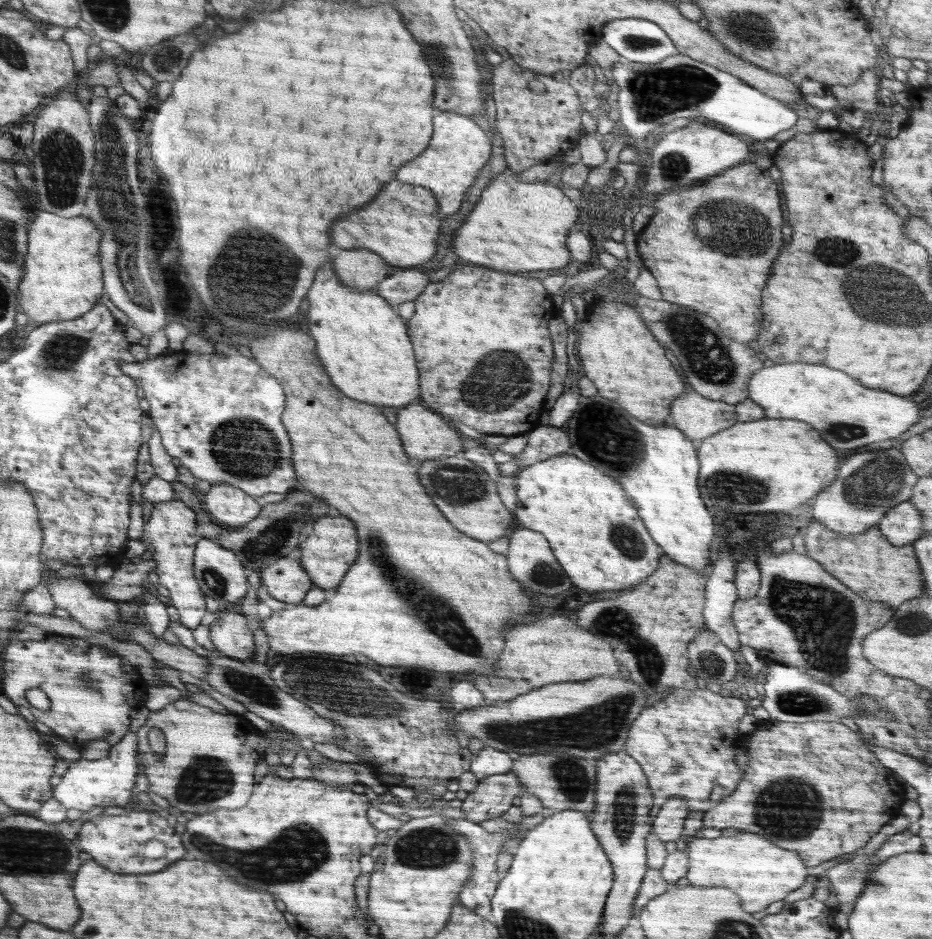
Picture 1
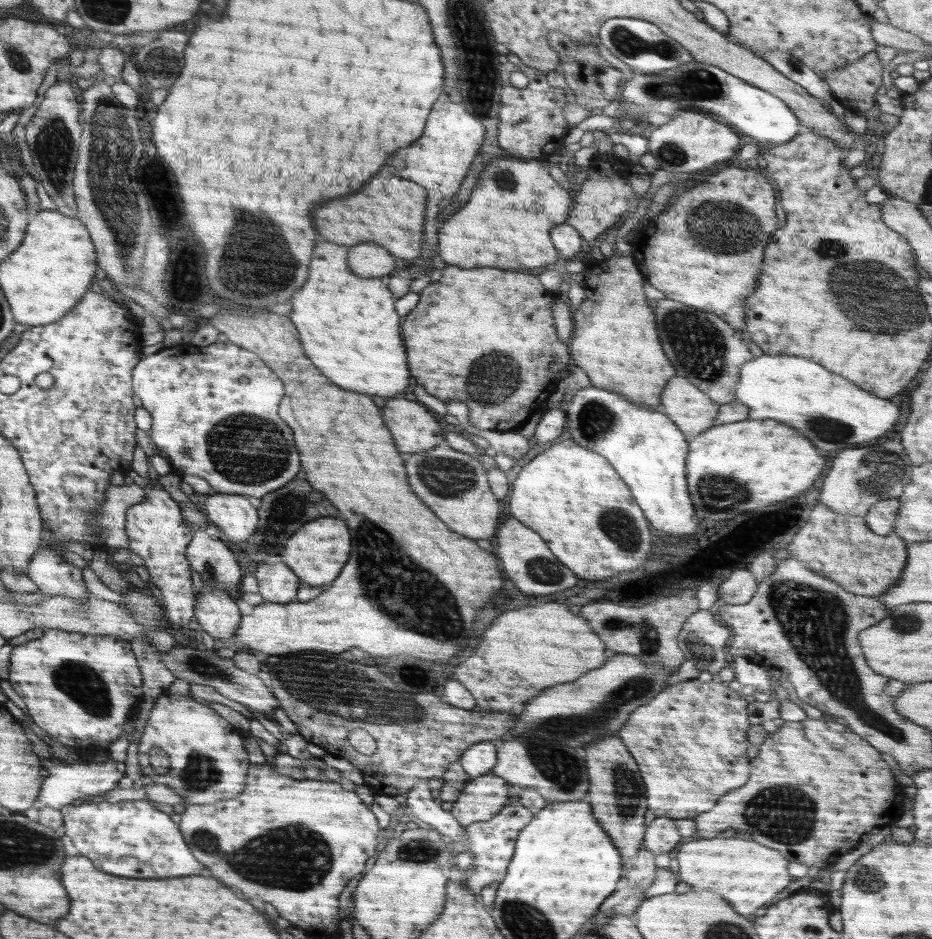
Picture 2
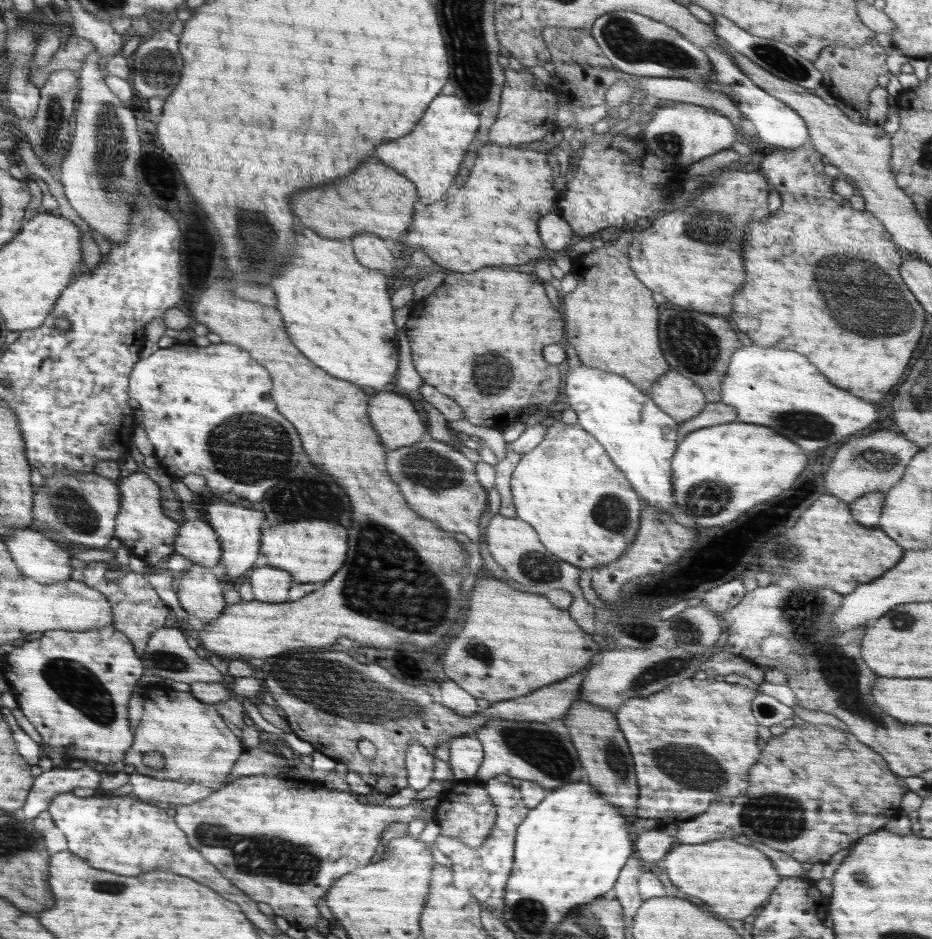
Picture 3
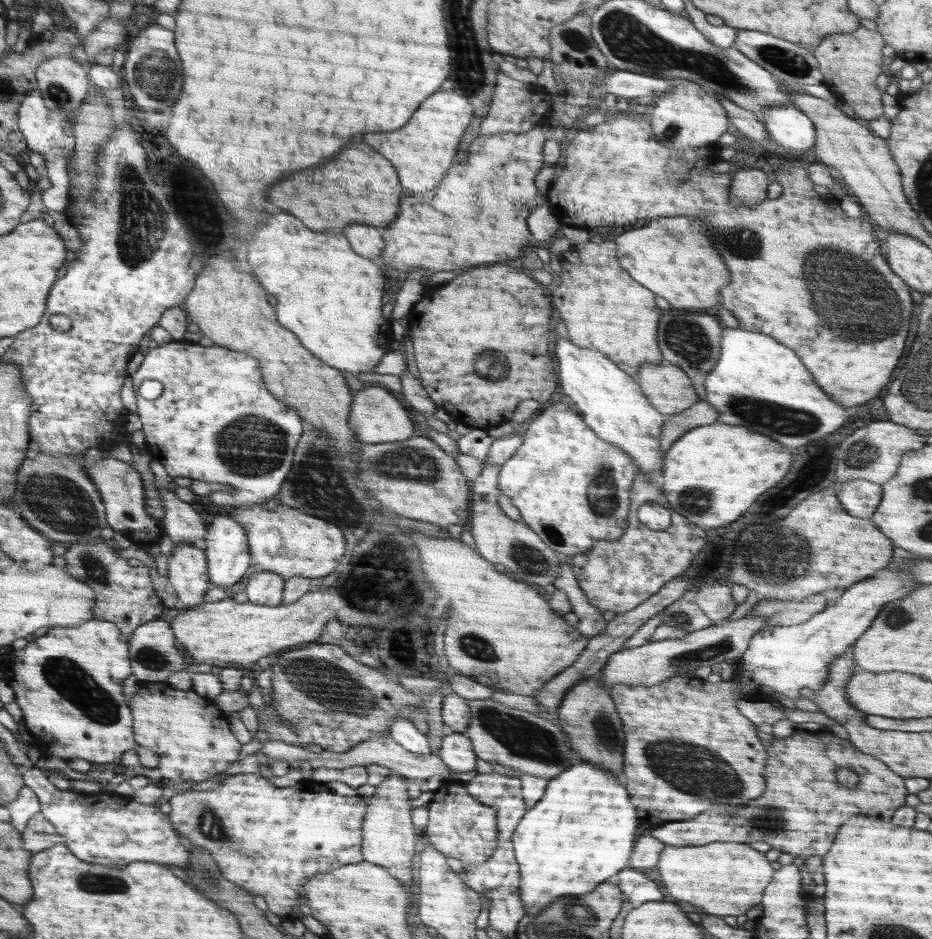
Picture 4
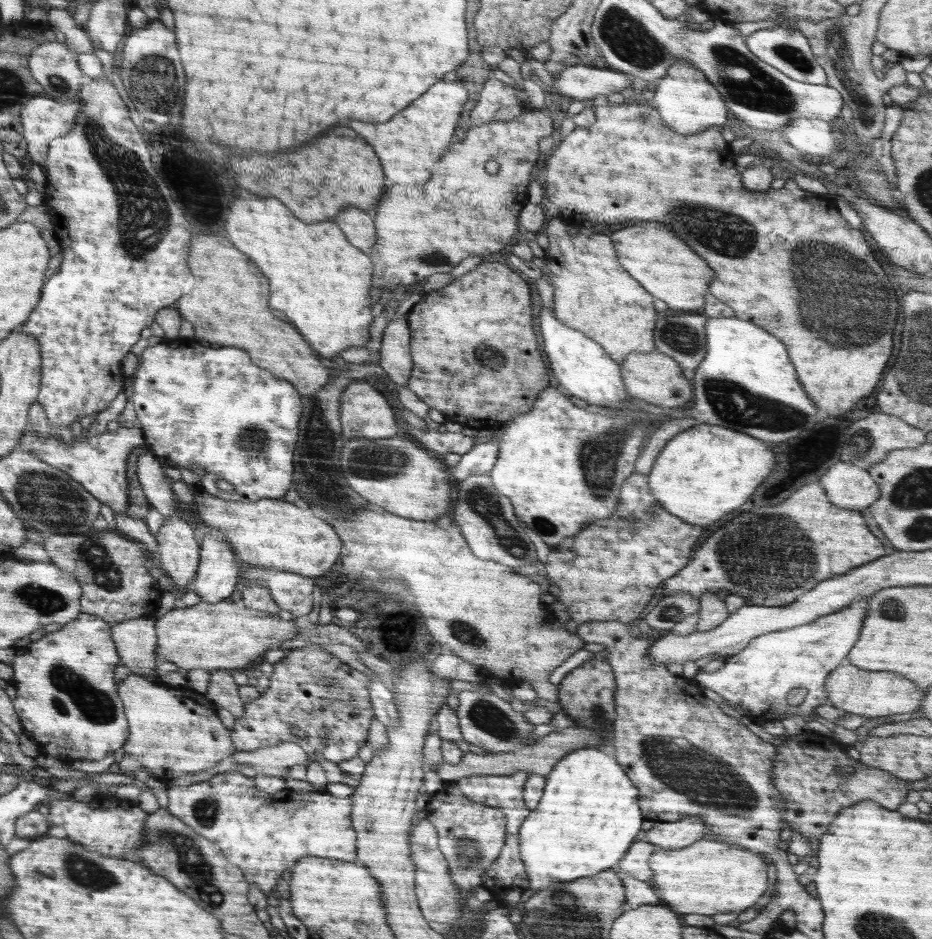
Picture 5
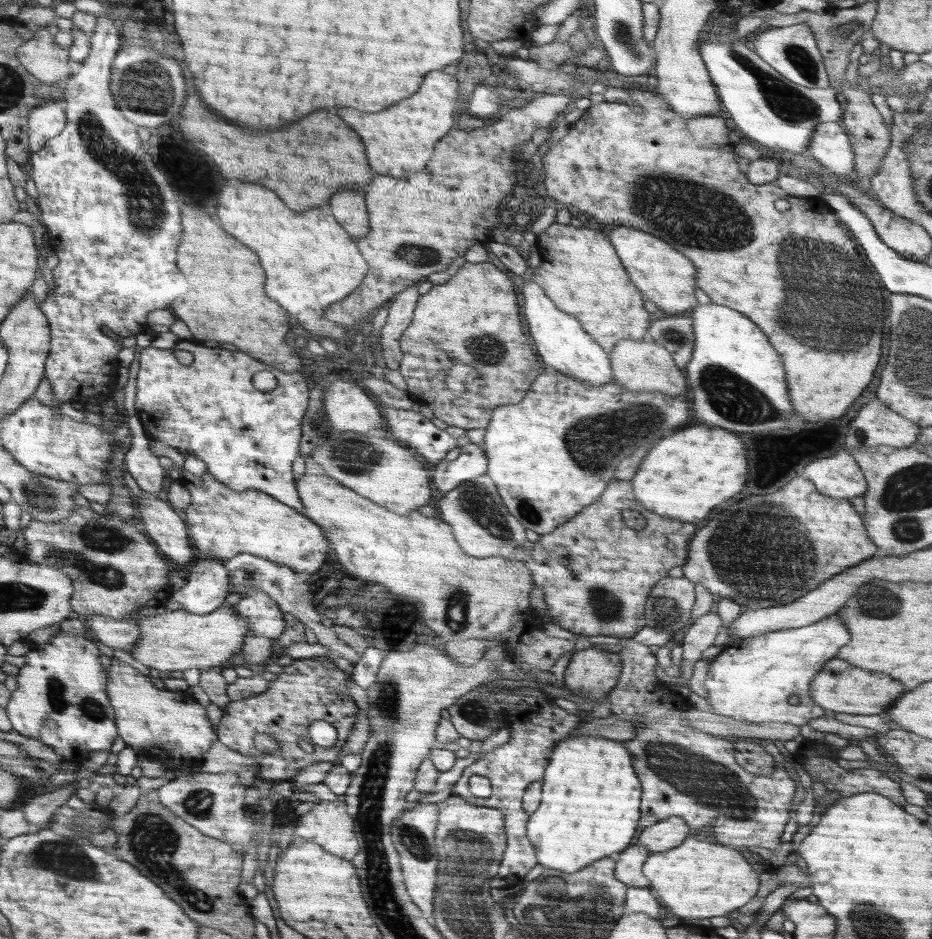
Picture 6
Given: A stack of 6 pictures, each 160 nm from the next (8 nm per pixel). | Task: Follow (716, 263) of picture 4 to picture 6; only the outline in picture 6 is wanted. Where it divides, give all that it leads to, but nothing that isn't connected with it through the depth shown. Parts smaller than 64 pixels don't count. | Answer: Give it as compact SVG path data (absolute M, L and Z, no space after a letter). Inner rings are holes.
M624 226L612 230L608 240L616 248L616 254L620 256L620 260L622 260L630 280L636 284L636 288L648 300L658 304L659 310L662 310L662 314L659 316L687 314L699 306L699 302L694 296L696 268L684 254L680 254L678 250L674 250L672 246L668 246L664 240L660 240L656 236L650 236L642 230L624 228Z

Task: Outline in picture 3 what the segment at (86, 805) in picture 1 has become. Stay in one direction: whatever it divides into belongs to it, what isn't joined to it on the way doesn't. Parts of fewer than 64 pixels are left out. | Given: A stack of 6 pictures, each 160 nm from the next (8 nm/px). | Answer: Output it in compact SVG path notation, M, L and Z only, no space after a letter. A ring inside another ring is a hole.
M85 763L68 768L52 769L42 772L36 777L35 786L31 788L27 802L20 808L22 822L29 823L41 812L44 812L59 796L65 792L72 792L74 788L95 788L98 790L100 774L93 767Z

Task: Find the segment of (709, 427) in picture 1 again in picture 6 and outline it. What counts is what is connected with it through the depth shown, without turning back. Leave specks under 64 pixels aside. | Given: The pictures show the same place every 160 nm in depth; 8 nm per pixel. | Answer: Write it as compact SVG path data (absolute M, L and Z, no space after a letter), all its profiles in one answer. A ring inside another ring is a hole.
M621 340L612 349L609 359L613 378L628 390L663 392L670 396L680 396L685 395L689 389L687 379L683 371L675 366L671 352L652 340Z

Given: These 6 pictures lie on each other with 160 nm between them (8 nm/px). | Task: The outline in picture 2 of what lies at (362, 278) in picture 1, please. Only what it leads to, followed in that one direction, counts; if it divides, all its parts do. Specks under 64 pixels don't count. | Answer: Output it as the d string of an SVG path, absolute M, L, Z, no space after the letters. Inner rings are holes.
M358 244L348 254L352 272L364 278L386 278L396 272L396 257L378 244Z

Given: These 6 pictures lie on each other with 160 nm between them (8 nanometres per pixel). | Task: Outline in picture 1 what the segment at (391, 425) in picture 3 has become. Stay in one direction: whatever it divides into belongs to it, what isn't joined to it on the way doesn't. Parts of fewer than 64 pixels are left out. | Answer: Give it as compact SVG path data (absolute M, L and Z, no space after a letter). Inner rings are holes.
M420 402L410 403L399 409L396 428L403 438L408 456L424 462L441 456L454 456L464 451L462 442L466 441L466 438L456 428L450 428L444 419L441 414L436 414L436 411L430 412L428 408L420 406Z

